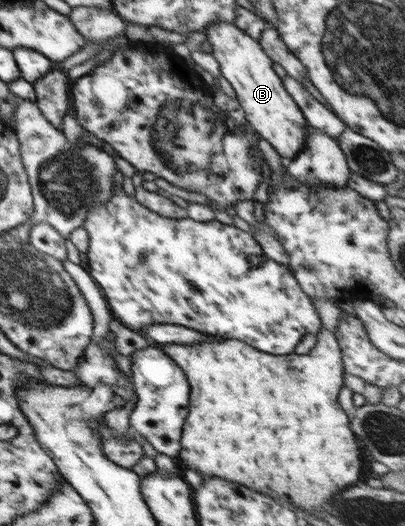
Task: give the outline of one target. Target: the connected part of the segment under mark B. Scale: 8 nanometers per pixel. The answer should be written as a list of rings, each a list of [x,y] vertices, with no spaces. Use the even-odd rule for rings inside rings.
[[[226,21],[209,25],[204,31],[211,43],[211,54],[219,63],[222,76],[233,86],[249,127],[268,141],[281,158],[295,159],[306,147],[308,134],[305,128],[308,124],[295,100],[285,91],[282,80],[275,74],[272,60],[263,52],[261,44],[234,23]]]

